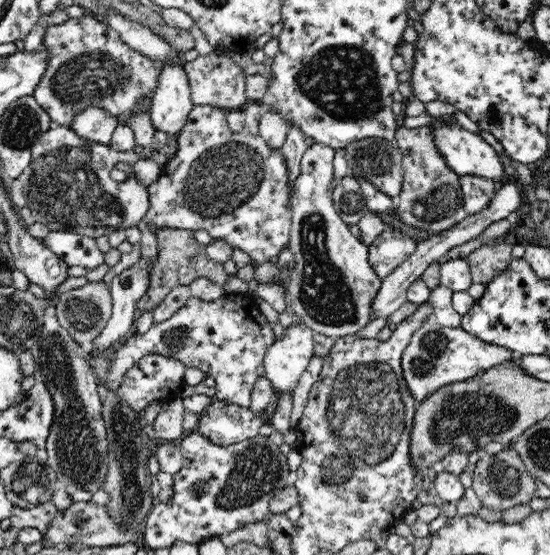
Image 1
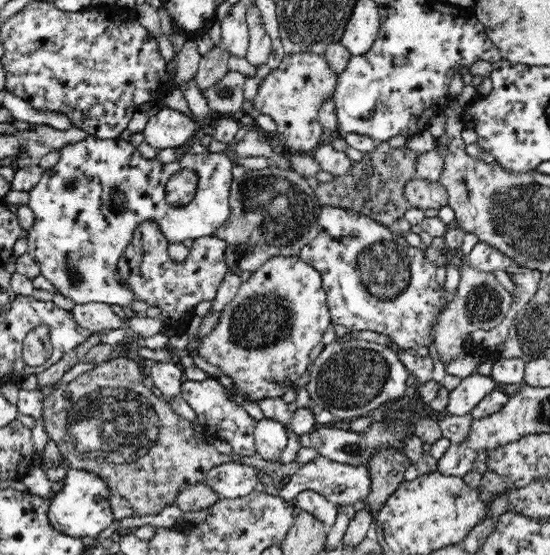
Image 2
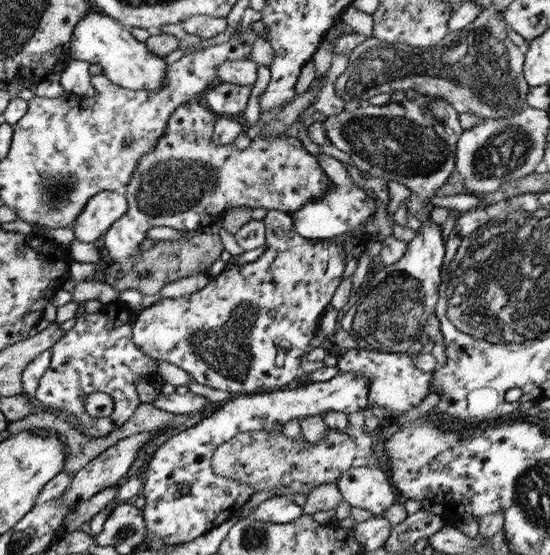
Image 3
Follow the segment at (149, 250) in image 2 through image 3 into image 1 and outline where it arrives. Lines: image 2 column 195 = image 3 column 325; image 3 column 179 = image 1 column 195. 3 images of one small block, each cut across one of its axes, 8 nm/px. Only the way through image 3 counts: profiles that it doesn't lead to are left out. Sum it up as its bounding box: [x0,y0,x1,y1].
[109,292,275,408]

